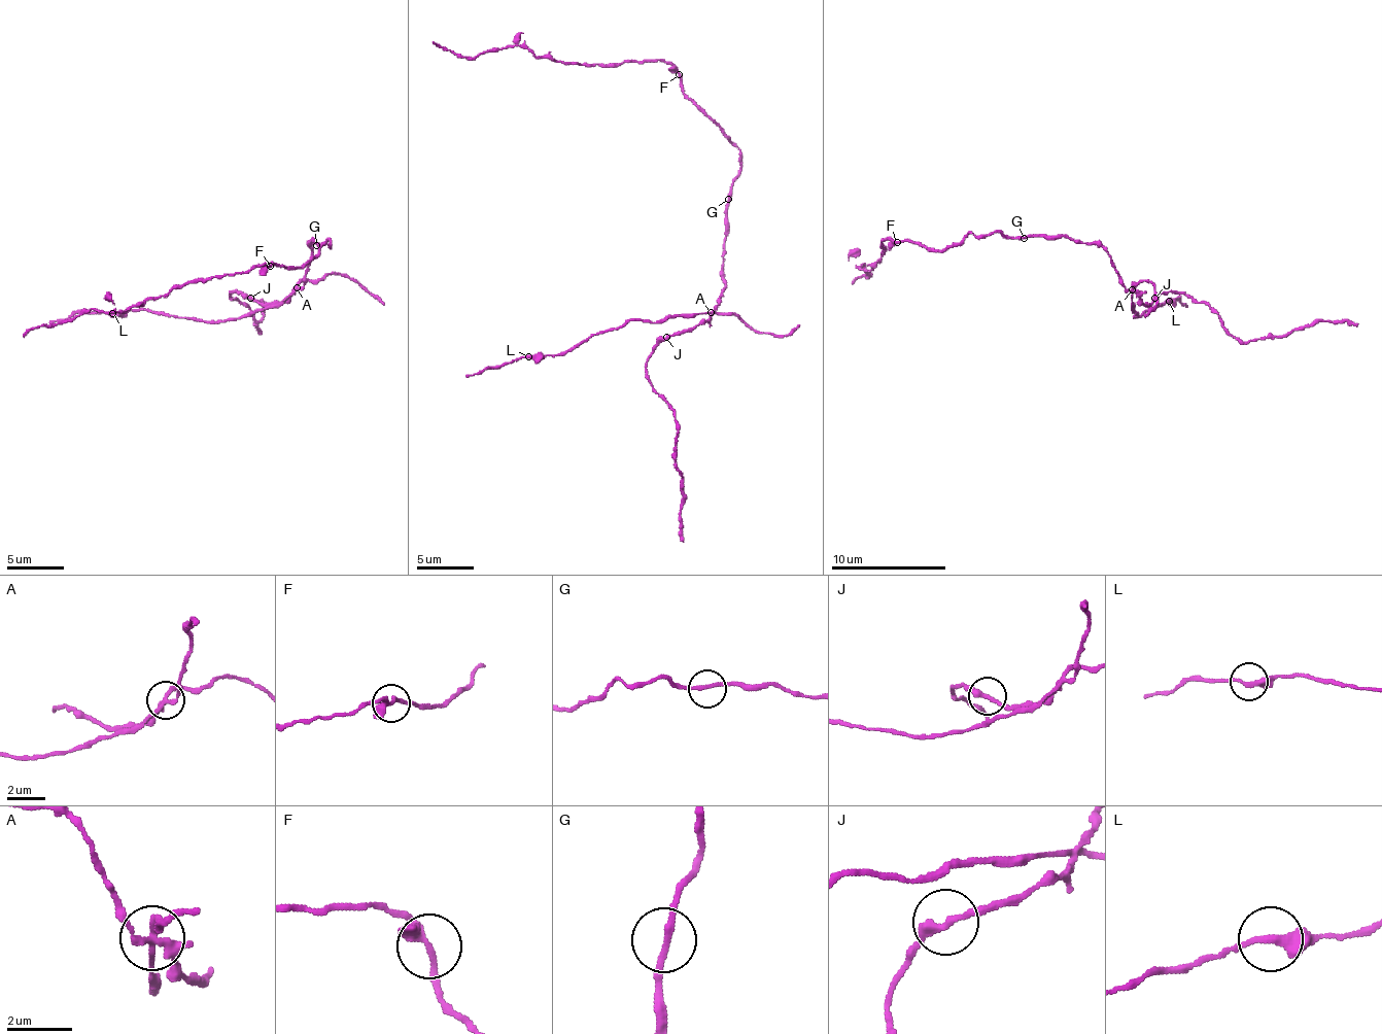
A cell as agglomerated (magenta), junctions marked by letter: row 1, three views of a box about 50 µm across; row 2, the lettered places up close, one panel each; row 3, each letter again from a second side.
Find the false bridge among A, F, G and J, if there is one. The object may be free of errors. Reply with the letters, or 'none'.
A

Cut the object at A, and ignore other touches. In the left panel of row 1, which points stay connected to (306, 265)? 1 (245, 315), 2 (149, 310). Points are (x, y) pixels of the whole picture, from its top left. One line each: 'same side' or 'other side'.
1: other side
2: other side

